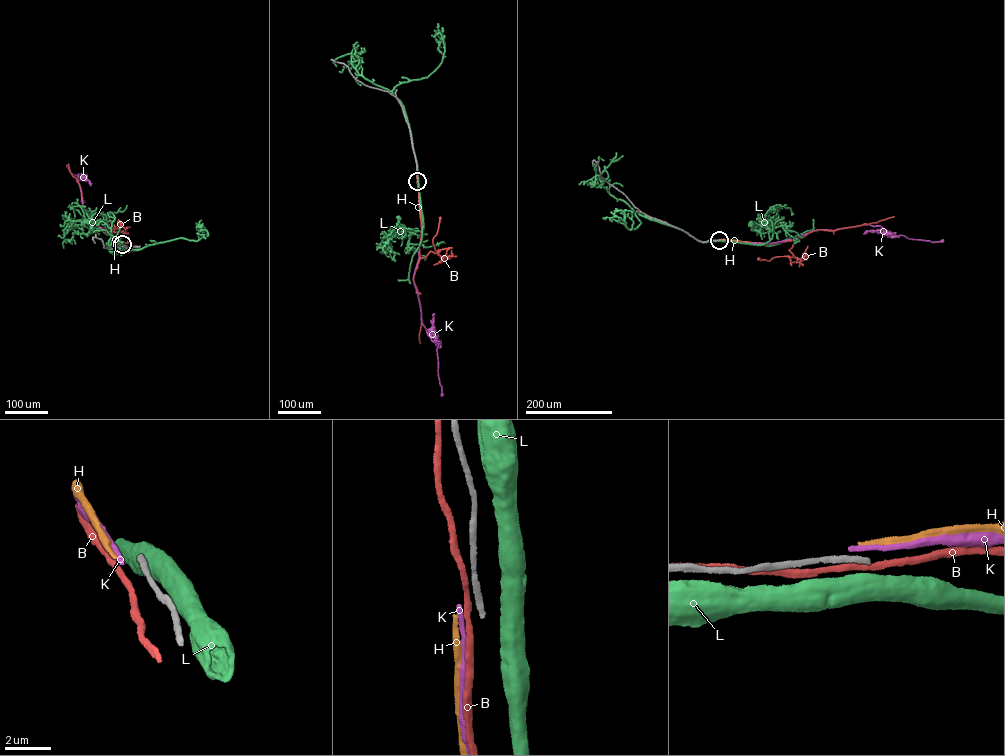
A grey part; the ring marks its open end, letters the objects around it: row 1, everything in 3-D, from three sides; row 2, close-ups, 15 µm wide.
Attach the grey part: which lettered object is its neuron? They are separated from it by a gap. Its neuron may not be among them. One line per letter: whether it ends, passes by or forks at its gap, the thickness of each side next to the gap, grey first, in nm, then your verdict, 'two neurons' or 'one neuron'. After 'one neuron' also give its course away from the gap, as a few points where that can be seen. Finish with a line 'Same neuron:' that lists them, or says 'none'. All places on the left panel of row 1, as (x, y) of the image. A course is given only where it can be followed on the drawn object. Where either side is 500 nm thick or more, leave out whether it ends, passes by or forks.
B: it passes by; calibres 280 and 260 nm; two neurons
H: it ends; calibres 280 and 200 nm; two neurons
K: it ends; calibres 280 and 260 nm; two neurons
L: calibres 280 and 750 nm; two neurons
Same neuron: none

